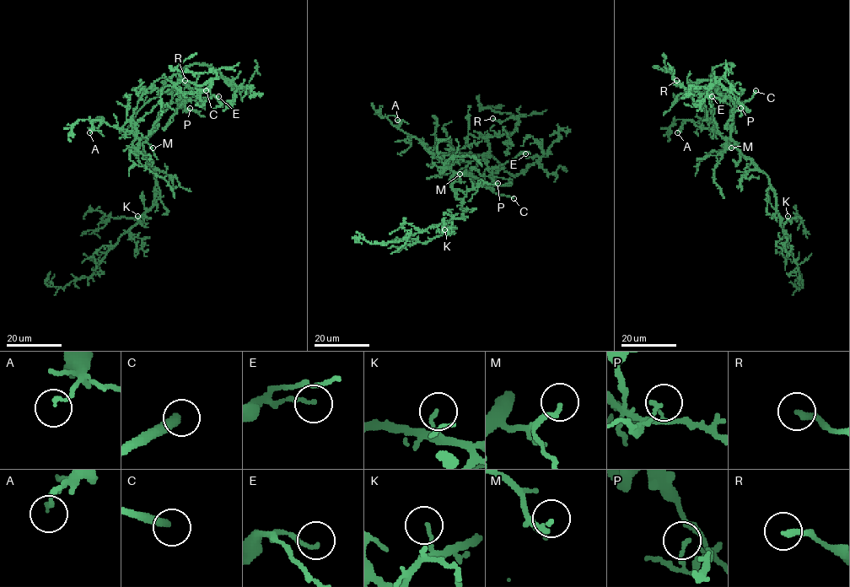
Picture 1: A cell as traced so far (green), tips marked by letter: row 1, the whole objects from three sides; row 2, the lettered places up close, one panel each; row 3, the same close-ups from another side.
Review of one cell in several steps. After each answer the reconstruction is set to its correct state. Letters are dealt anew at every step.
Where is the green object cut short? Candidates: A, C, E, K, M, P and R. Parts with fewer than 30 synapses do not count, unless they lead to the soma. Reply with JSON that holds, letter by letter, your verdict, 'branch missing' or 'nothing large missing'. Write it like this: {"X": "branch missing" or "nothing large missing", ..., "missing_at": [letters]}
{"A": "nothing large missing", "C": "branch missing", "E": "nothing large missing", "K": "nothing large missing", "M": "branch missing", "P": "nothing large missing", "R": "nothing large missing", "missing_at": ["C", "M"]}

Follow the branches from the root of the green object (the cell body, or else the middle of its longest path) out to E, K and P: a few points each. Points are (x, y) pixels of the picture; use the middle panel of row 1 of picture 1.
E: (455, 174), (473, 175), (485, 184), (483, 174), (486, 169), (505, 164), (520, 153), (525, 153)
K: (455, 174), (450, 179), (450, 185), (461, 201), (462, 217), (448, 222), (449, 228), (444, 229)
P: (455, 174), (473, 175), (487, 186), (497, 183)

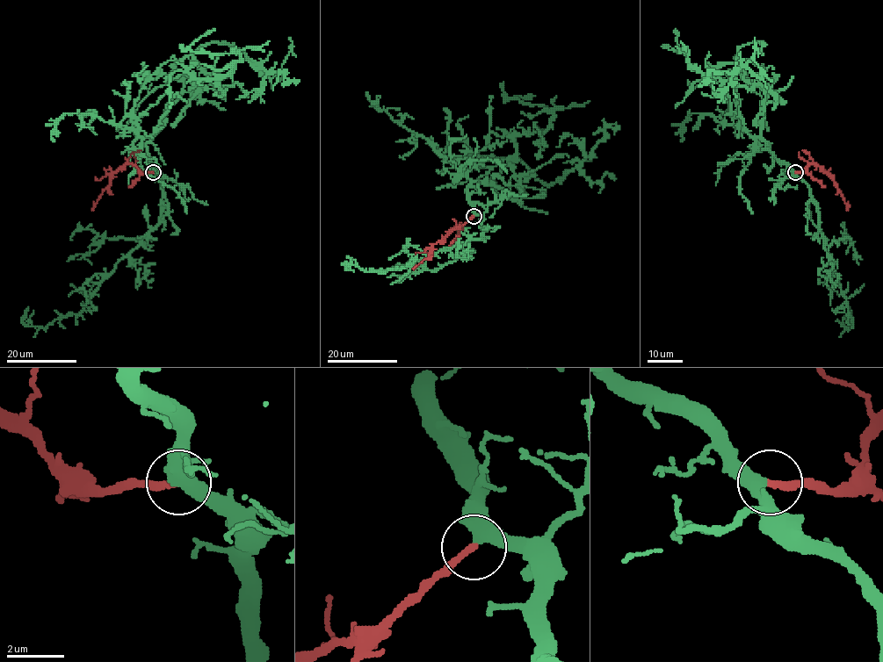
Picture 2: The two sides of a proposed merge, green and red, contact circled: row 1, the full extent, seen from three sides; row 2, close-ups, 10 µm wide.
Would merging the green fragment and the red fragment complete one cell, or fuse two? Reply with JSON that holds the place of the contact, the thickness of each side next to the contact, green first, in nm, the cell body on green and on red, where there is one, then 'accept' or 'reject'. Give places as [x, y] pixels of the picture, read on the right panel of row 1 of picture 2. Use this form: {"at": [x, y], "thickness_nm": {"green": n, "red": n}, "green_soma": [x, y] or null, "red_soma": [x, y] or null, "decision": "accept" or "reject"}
{"at": [795, 172], "thickness_nm": {"green": 400, "red": 240}, "green_soma": null, "red_soma": null, "decision": "accept"}

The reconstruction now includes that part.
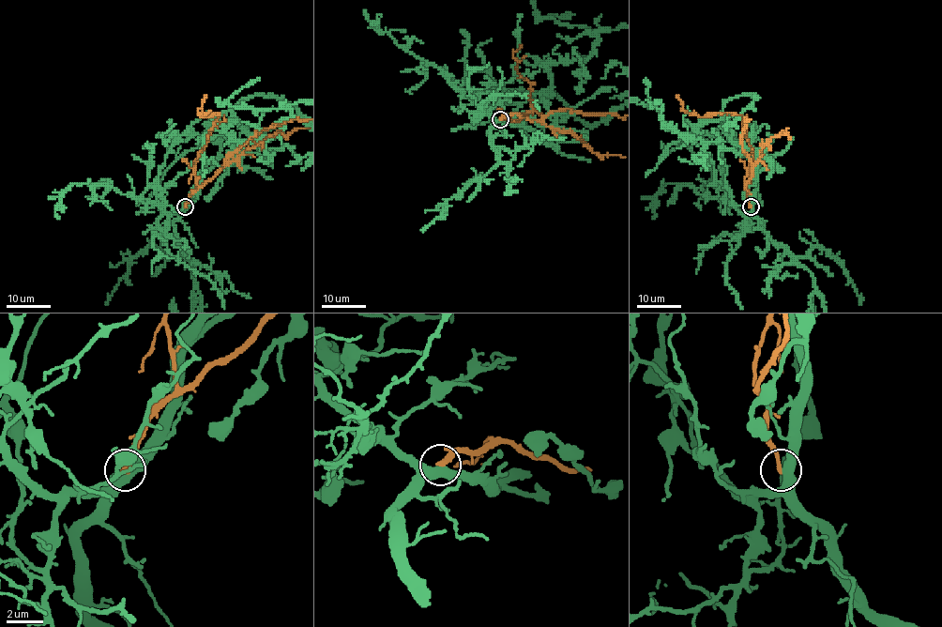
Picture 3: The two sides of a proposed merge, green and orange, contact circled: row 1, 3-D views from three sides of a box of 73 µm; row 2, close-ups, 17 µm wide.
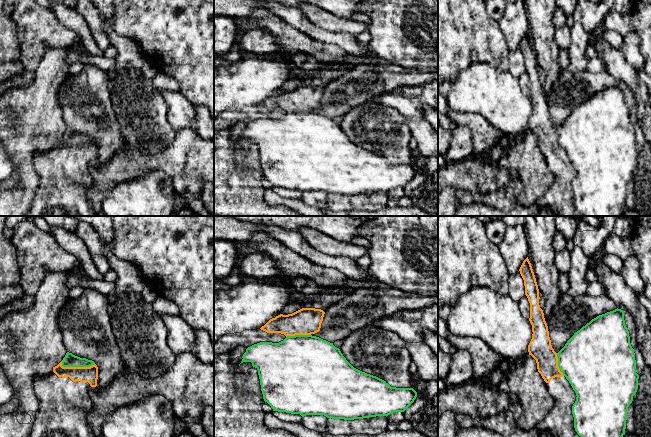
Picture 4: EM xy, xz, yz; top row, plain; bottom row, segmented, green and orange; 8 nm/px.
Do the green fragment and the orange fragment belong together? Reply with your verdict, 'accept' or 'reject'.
reject

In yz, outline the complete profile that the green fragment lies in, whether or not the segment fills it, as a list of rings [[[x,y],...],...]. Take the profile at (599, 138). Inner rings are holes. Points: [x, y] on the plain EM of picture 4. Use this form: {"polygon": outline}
{"polygon": [[[615,85],[599,91],[583,102],[557,129],[558,143],[576,169],[572,182],[574,204],[583,216],[621,216],[625,210],[627,186],[638,165],[634,125],[625,101],[624,87]]]}

